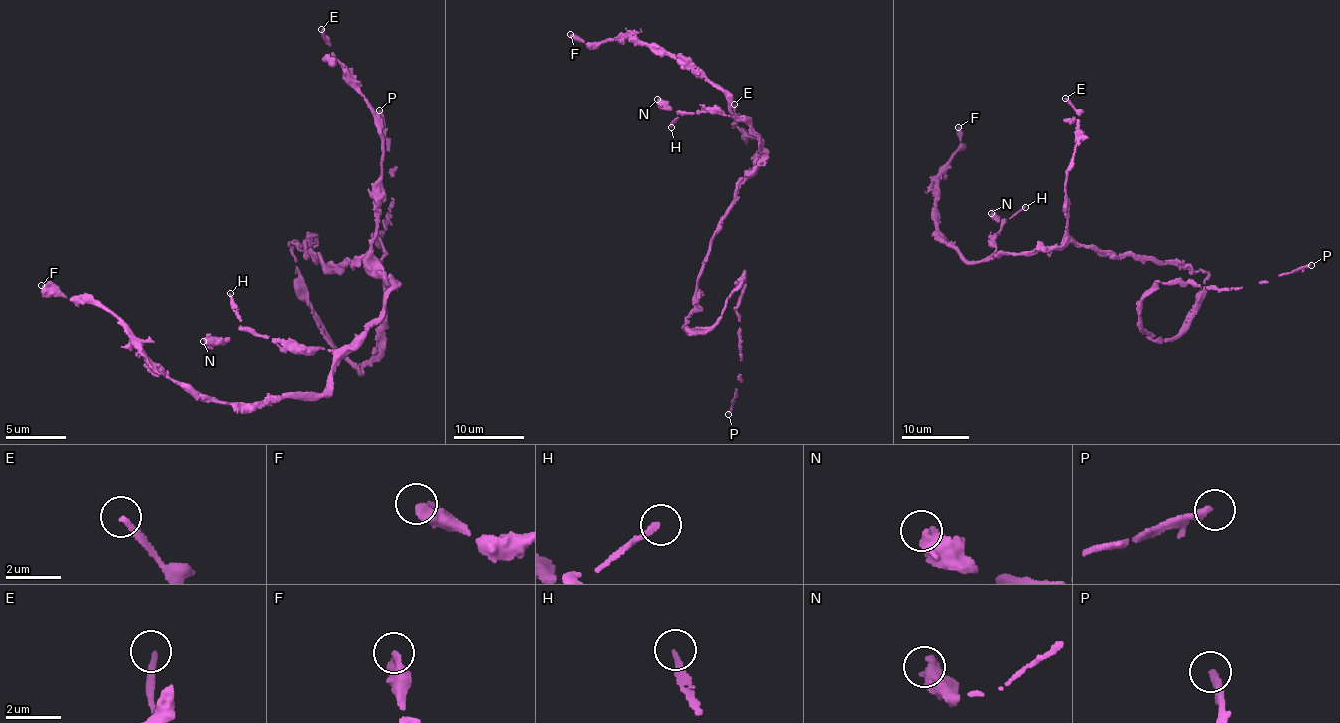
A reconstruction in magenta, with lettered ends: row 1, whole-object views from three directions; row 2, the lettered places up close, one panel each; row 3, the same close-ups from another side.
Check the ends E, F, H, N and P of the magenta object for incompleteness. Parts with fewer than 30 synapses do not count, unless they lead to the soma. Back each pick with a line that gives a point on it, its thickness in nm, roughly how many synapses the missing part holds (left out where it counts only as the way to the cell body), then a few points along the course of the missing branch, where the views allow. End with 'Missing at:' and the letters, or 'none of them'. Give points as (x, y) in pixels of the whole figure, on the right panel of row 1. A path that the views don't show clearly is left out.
Missing at: none of them

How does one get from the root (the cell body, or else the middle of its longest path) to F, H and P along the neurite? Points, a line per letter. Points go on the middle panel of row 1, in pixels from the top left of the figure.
F: (704, 259), (735, 188), (764, 158), (760, 136), (675, 57), (626, 35), (570, 34)
H: (704, 259), (735, 188), (764, 158), (764, 148), (749, 123), (715, 111), (678, 114), (671, 127)
P: (704, 259), (696, 304), (684, 328), (689, 335), (718, 320), (743, 275), (737, 306), (741, 380), (728, 414)

